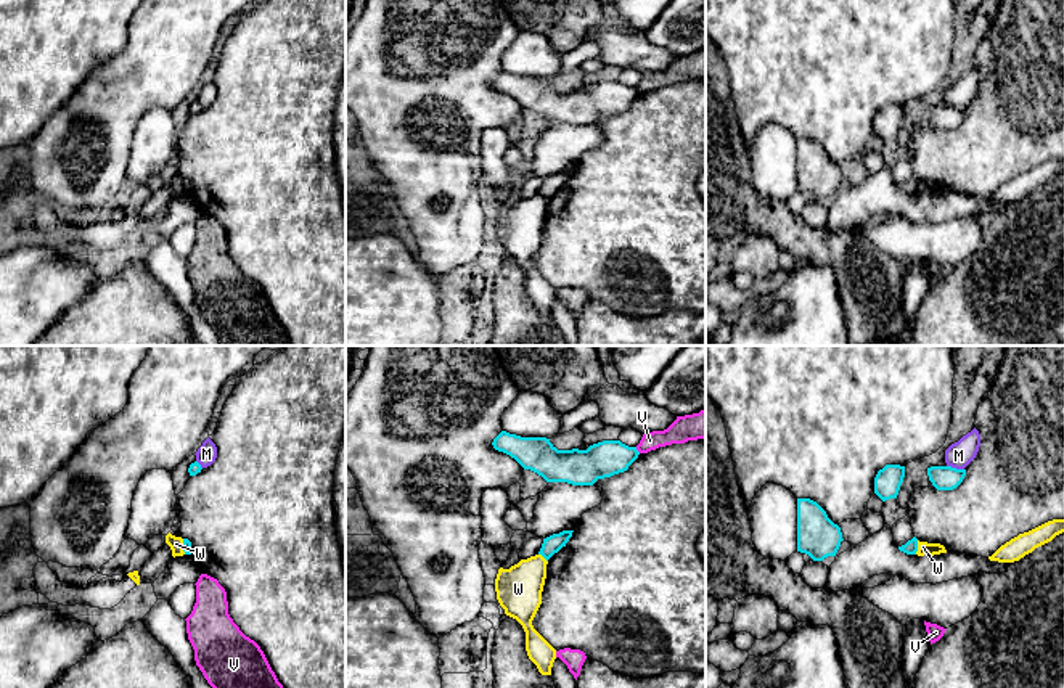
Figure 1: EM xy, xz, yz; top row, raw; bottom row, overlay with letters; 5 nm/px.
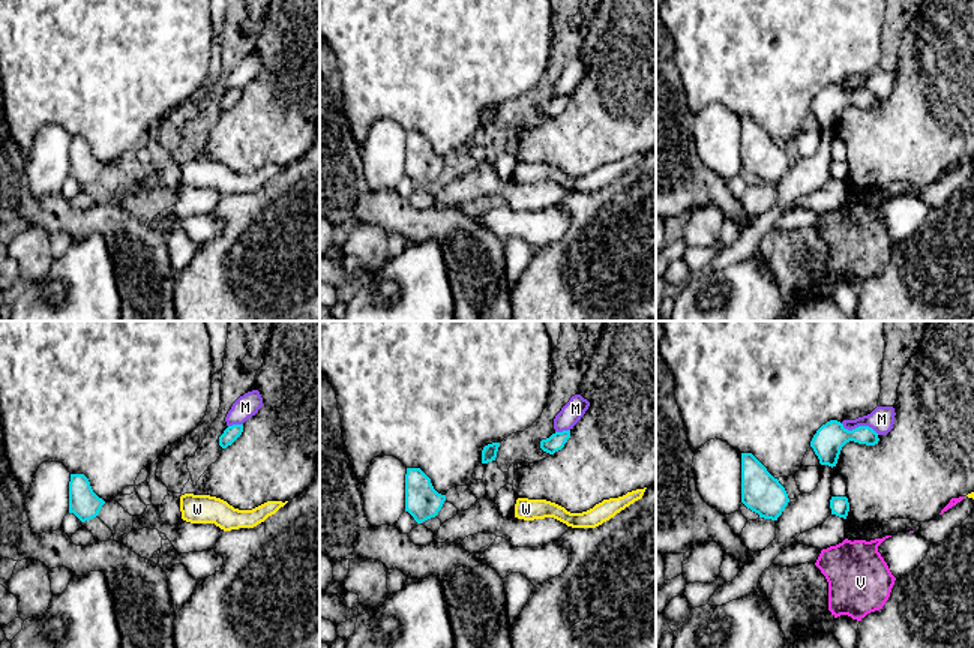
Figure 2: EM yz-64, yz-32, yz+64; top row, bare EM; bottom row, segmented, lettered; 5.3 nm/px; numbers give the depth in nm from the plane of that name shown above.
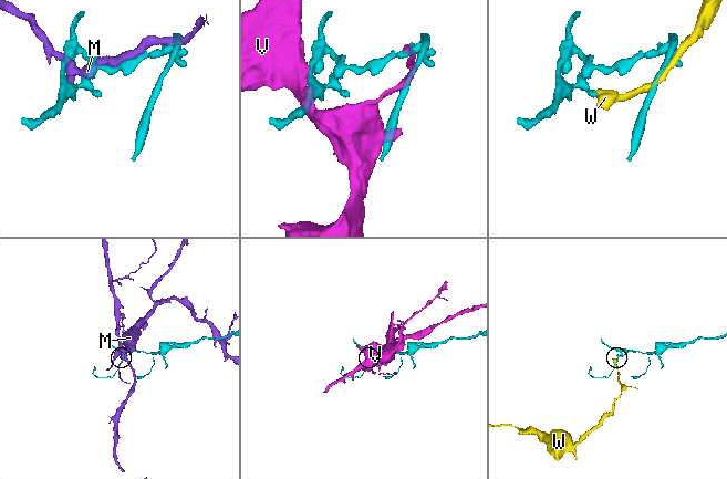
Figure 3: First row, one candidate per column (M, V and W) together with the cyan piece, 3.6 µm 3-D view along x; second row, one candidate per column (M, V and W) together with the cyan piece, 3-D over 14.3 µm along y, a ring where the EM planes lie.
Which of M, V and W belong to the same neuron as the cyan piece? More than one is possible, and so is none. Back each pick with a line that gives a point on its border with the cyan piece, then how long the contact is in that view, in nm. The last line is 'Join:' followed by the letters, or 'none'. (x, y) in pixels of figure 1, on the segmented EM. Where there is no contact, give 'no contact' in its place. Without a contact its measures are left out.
Join: none

